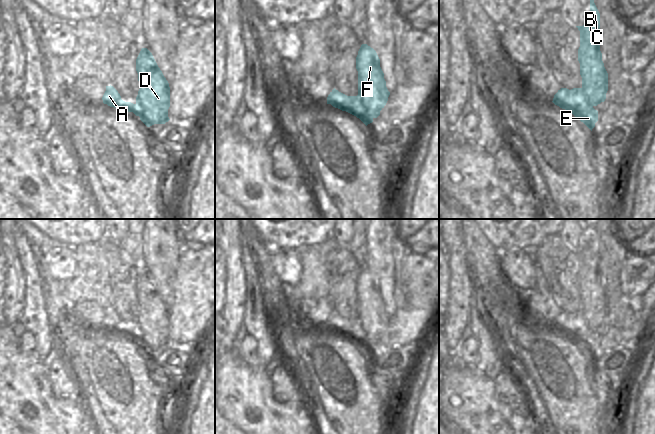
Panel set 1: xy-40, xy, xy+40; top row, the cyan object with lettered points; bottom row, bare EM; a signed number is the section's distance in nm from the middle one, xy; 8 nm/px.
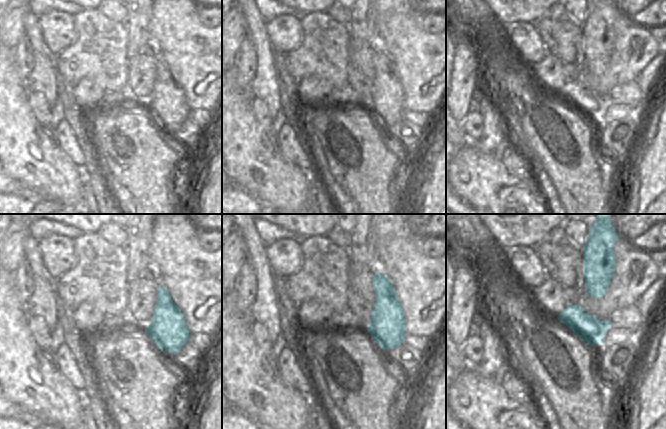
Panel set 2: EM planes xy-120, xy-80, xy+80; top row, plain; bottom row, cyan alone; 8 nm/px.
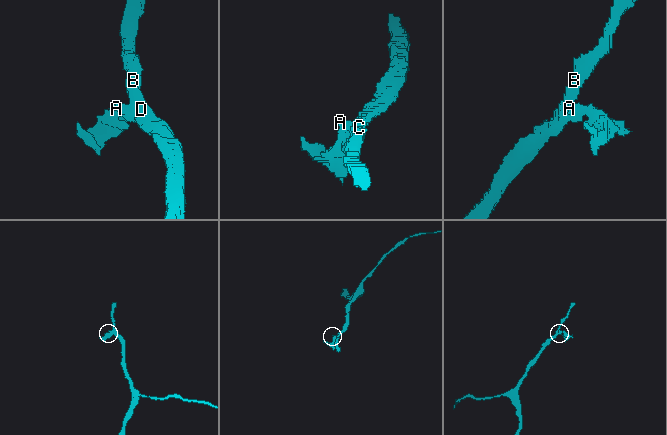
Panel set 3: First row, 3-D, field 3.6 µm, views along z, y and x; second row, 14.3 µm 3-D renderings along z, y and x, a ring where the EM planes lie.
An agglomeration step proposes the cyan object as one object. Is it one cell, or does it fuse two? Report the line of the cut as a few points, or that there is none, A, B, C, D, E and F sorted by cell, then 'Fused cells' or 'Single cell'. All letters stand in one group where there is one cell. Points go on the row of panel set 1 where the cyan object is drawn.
Split along xy (358, 93), (361, 107), (372, 119). Groups: A E / B C D F. Fused cells.

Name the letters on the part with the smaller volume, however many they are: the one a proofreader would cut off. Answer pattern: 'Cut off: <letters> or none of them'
Cut off: A, E.

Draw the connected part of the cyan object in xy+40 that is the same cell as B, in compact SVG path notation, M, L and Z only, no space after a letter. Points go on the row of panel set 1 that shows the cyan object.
M590 0L590 17L583 26L576 26L580 31L578 61L582 77L582 89L592 106L597 106L606 99L608 91L608 73L602 61L600 51L600 13Z

